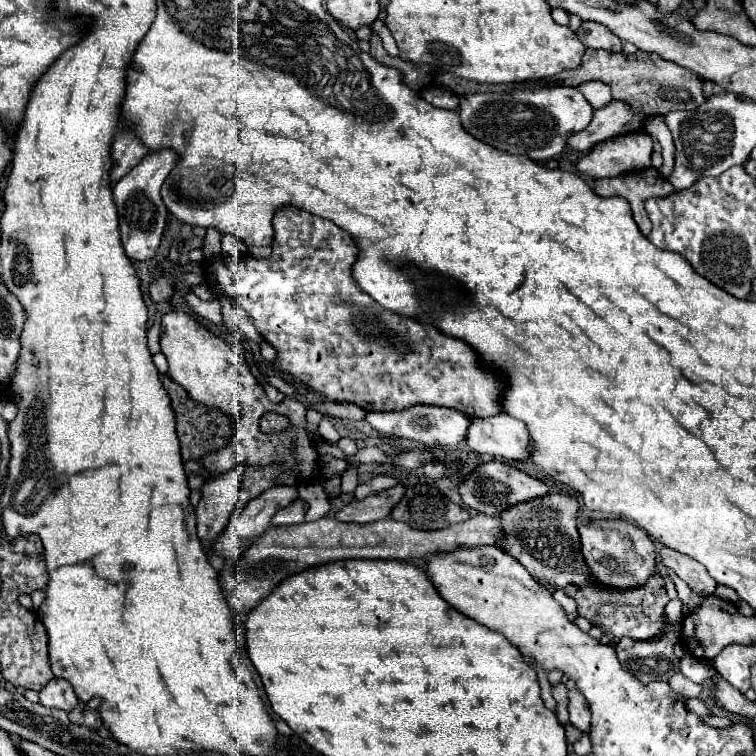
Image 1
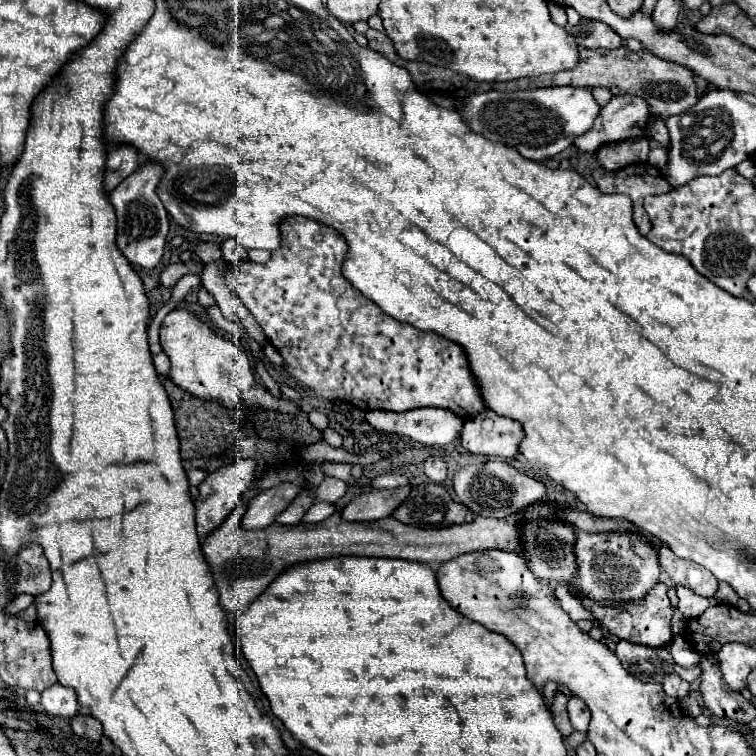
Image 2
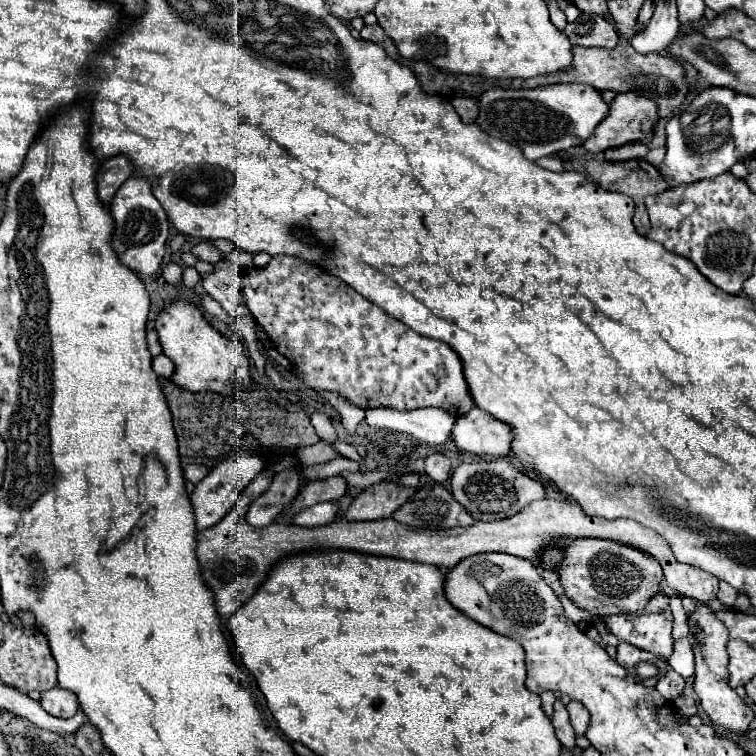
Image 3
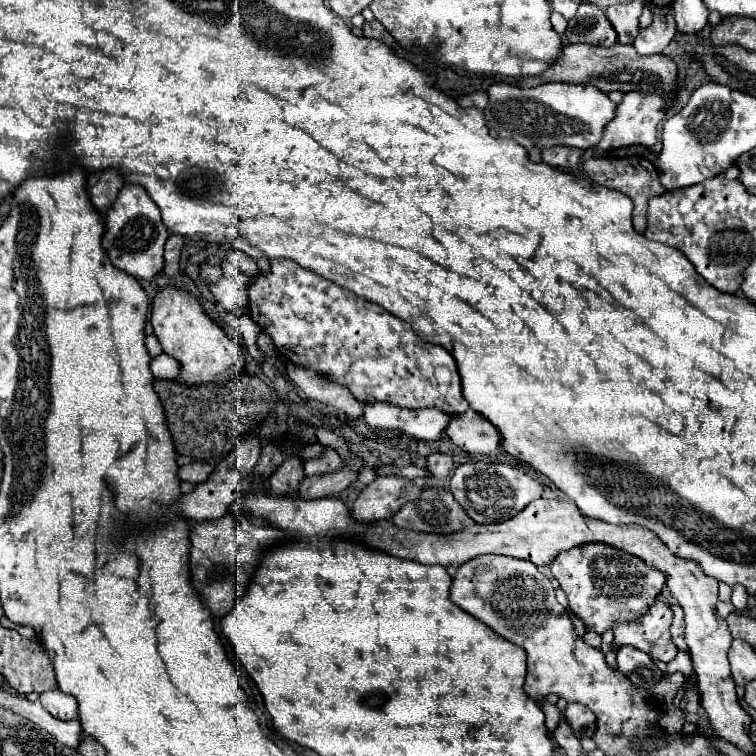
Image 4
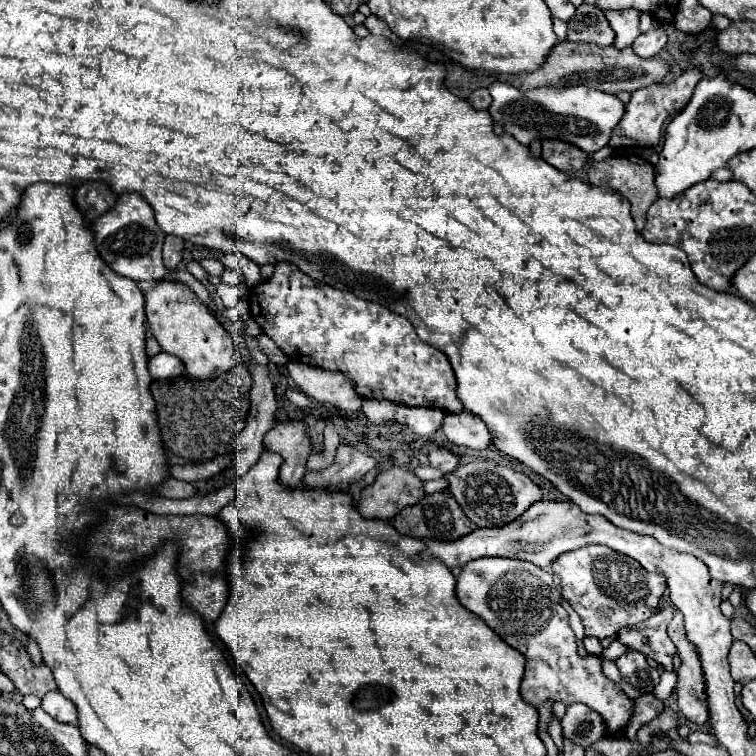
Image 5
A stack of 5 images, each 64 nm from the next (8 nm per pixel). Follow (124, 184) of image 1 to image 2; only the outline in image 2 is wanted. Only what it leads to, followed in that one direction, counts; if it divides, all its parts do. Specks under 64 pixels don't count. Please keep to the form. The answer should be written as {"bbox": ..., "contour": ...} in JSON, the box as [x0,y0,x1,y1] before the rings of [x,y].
{"bbox":[110,162,168,270],"contour":[[[146,162],[110,194],[110,202],[118,216],[116,244],[132,266],[140,266],[144,270],[152,270],[160,262],[168,234],[168,212],[156,196],[156,182],[160,182],[160,174],[164,174],[160,164]]]}

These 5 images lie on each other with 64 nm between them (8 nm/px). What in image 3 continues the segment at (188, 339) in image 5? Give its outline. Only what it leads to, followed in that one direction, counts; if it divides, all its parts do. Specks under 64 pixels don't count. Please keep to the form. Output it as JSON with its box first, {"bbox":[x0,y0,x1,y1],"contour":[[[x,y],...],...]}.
{"bbox":[156,300,250,394],"contour":[[[174,300],[174,302],[166,304],[162,308],[162,312],[158,314],[158,318],[156,318],[156,332],[158,332],[158,340],[162,344],[164,354],[176,366],[172,380],[178,386],[184,386],[186,390],[216,390],[216,392],[232,394],[234,384],[238,384],[238,382],[250,384],[250,362],[248,362],[243,344],[222,336],[216,328],[212,328],[206,322],[206,318],[202,316],[202,312],[196,308],[196,304],[192,304],[188,300]]]}

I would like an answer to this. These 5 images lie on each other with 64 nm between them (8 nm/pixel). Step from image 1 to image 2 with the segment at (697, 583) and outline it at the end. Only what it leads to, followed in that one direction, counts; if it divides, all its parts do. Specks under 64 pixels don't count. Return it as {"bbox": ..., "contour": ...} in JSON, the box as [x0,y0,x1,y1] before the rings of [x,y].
{"bbox":[650,542,718,598],"contour":[[[650,542],[650,544],[656,546],[660,566],[670,576],[674,586],[680,584],[704,598],[712,598],[716,594],[718,580],[714,578],[714,574],[704,570],[702,566],[696,566],[694,562],[684,562],[682,558],[676,558],[666,544],[654,544],[654,542]]]}

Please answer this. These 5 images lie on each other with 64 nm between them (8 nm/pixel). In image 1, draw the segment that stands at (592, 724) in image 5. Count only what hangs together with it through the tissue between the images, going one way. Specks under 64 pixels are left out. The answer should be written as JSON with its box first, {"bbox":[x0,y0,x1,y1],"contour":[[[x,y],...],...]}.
{"bbox":[568,688,590,732],"contour":[[[574,688],[568,692],[570,696],[570,704],[568,704],[568,712],[570,712],[570,724],[576,726],[582,732],[590,730],[590,708],[588,702],[584,702],[584,696]]]}

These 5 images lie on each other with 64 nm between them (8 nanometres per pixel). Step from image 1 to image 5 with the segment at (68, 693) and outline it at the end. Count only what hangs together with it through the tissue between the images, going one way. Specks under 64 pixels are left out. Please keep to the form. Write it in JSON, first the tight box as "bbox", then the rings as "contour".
{"bbox":[42,690,78,724],"contour":[[[58,690],[48,692],[48,694],[42,698],[42,710],[44,710],[46,714],[50,714],[50,716],[52,716],[54,720],[58,720],[58,722],[78,724],[74,702],[68,700],[68,698],[64,698]]]}

